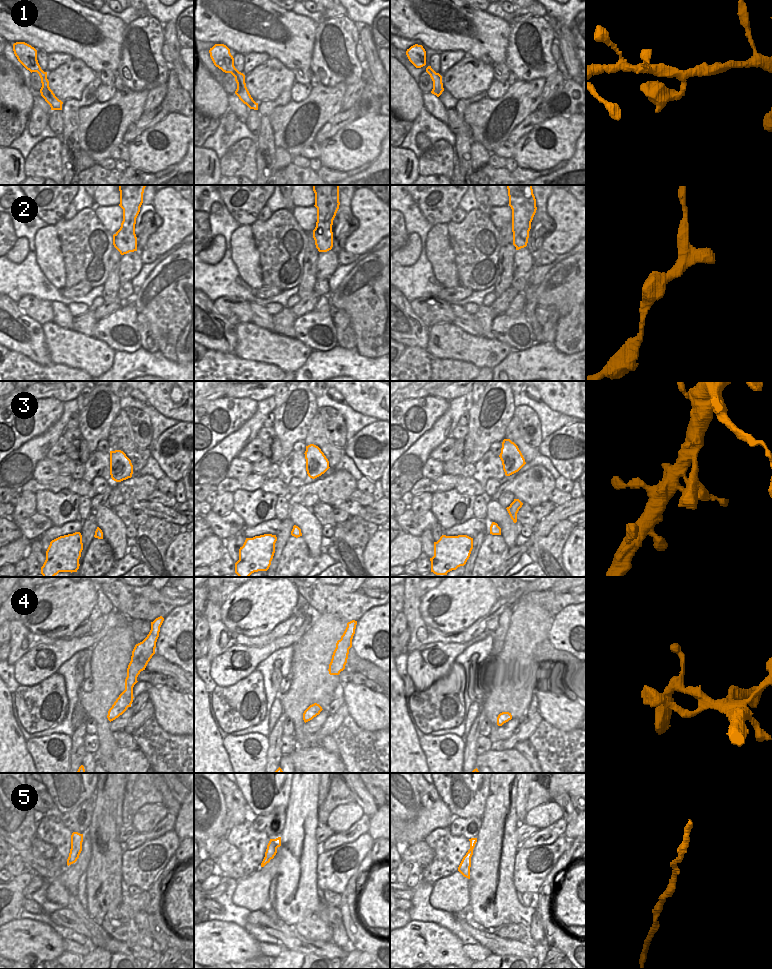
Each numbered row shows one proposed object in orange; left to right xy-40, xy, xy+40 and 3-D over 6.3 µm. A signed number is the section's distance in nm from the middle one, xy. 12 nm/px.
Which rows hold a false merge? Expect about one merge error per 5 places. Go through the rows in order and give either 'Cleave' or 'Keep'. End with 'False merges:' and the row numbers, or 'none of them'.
1: Keep
2: Keep
3: Keep
4: Keep
5: Keep
False merges: none of them

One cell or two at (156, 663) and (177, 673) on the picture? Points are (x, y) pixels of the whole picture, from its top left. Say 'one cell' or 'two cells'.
one cell

